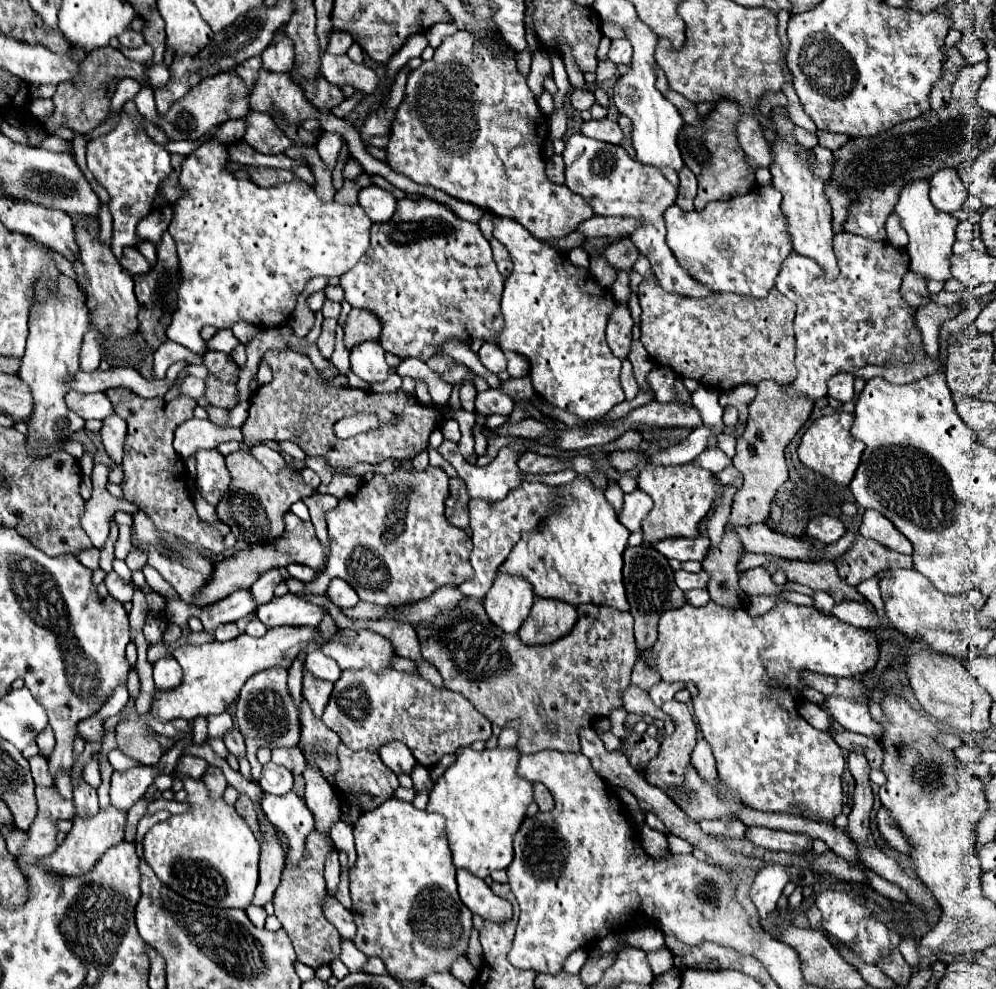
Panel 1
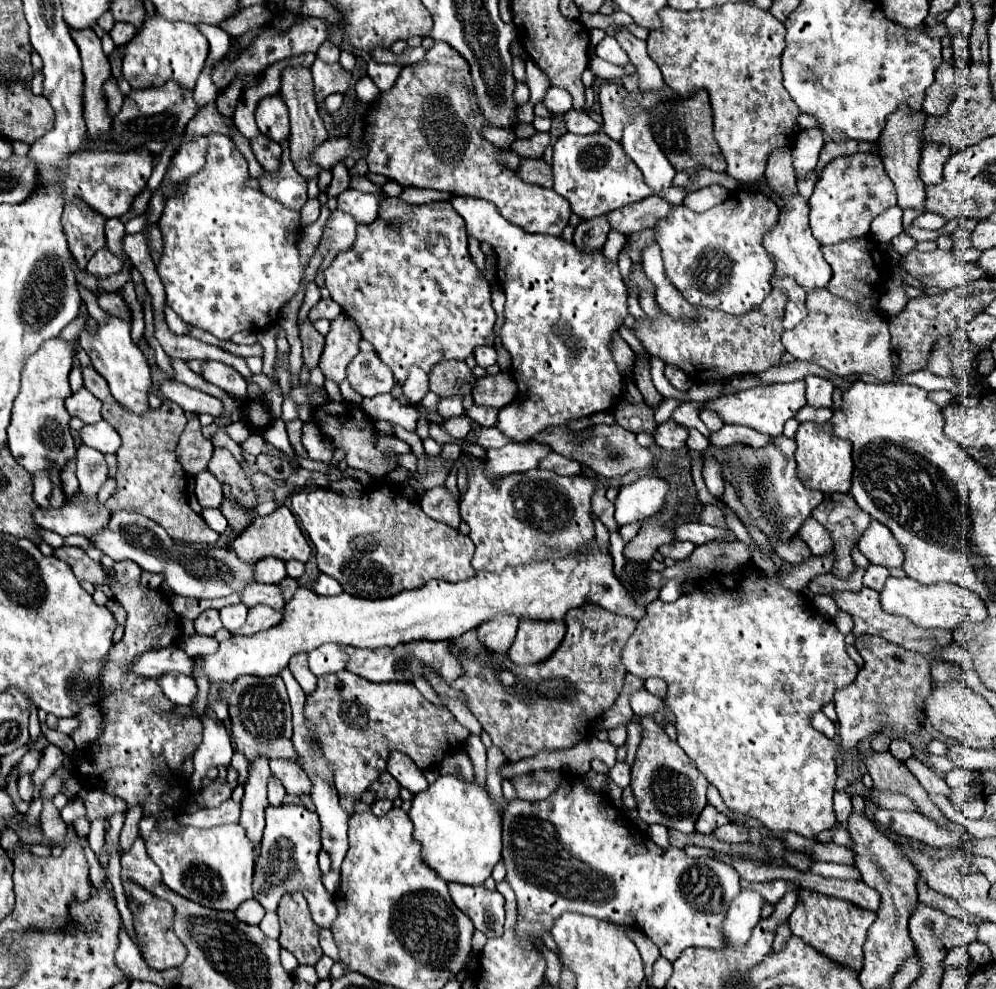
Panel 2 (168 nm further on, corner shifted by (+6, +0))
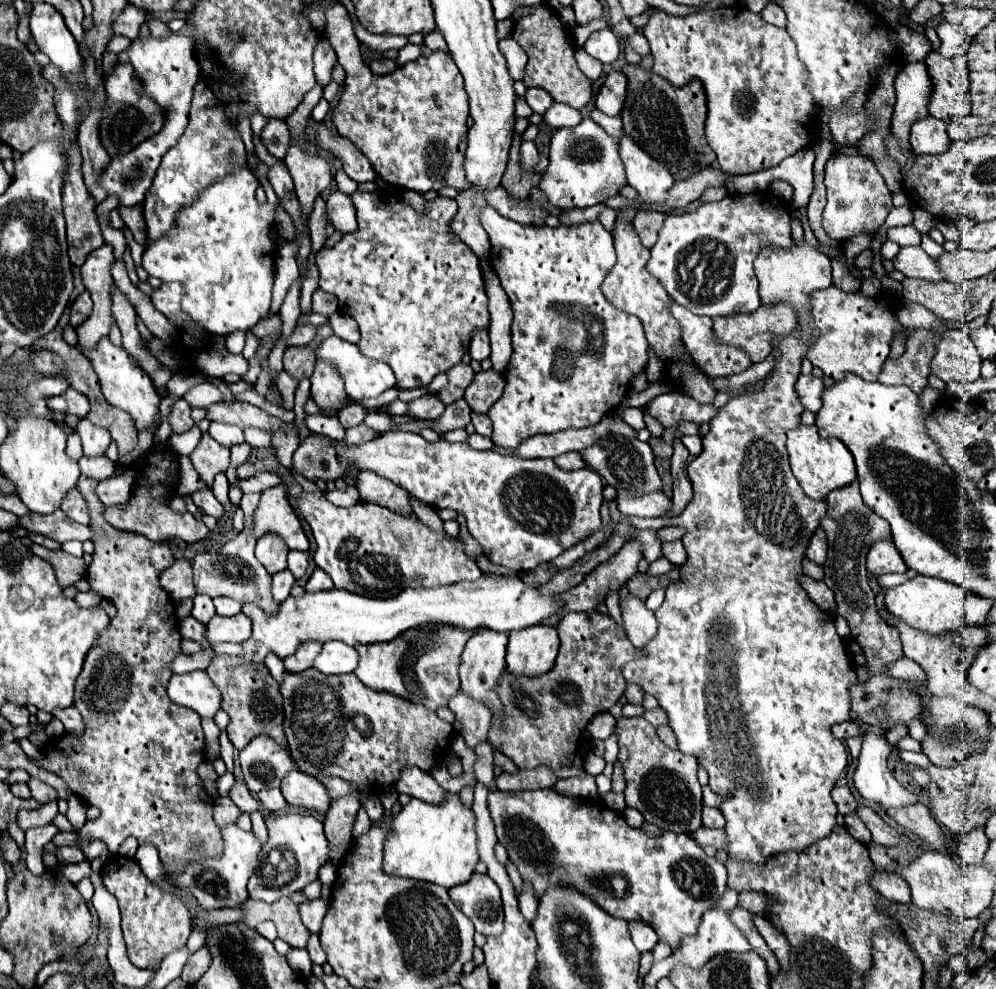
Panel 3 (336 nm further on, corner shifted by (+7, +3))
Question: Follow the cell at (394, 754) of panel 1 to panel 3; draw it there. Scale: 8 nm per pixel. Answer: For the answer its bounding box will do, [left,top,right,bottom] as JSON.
[396,768,446,804]

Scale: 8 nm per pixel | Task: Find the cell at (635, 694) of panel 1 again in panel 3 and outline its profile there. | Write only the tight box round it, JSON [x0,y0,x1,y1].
[644,708,668,726]

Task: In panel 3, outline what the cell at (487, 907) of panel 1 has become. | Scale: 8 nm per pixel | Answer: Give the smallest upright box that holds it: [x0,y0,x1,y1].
[448,874,504,936]

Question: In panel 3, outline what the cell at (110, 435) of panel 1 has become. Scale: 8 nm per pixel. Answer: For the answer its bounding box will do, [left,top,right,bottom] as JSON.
[76,418,112,456]

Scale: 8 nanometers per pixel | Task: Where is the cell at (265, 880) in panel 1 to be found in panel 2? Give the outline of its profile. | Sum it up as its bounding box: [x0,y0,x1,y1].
[241,759,271,863]

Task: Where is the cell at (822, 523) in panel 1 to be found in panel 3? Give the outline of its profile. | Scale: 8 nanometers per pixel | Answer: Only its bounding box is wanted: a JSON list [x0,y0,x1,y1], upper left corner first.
[806,528,828,566]

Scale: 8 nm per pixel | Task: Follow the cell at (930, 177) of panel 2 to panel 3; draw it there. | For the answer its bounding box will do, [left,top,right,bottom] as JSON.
[910,116,950,154]

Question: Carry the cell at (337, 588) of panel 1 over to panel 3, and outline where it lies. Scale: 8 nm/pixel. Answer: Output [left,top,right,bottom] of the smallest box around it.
[306,568,332,592]

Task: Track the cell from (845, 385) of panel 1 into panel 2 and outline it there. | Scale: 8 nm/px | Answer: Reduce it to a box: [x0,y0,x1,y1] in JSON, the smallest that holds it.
[805,375,835,407]

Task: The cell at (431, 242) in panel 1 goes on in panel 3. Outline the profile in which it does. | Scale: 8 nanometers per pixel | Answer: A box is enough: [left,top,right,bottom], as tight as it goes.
[316,190,488,390]

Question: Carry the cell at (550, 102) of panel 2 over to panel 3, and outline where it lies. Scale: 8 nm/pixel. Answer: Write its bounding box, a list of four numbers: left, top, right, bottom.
[524,88,554,114]

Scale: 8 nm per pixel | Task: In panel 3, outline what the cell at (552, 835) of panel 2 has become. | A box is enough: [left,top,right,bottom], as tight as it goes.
[488,790,726,948]

